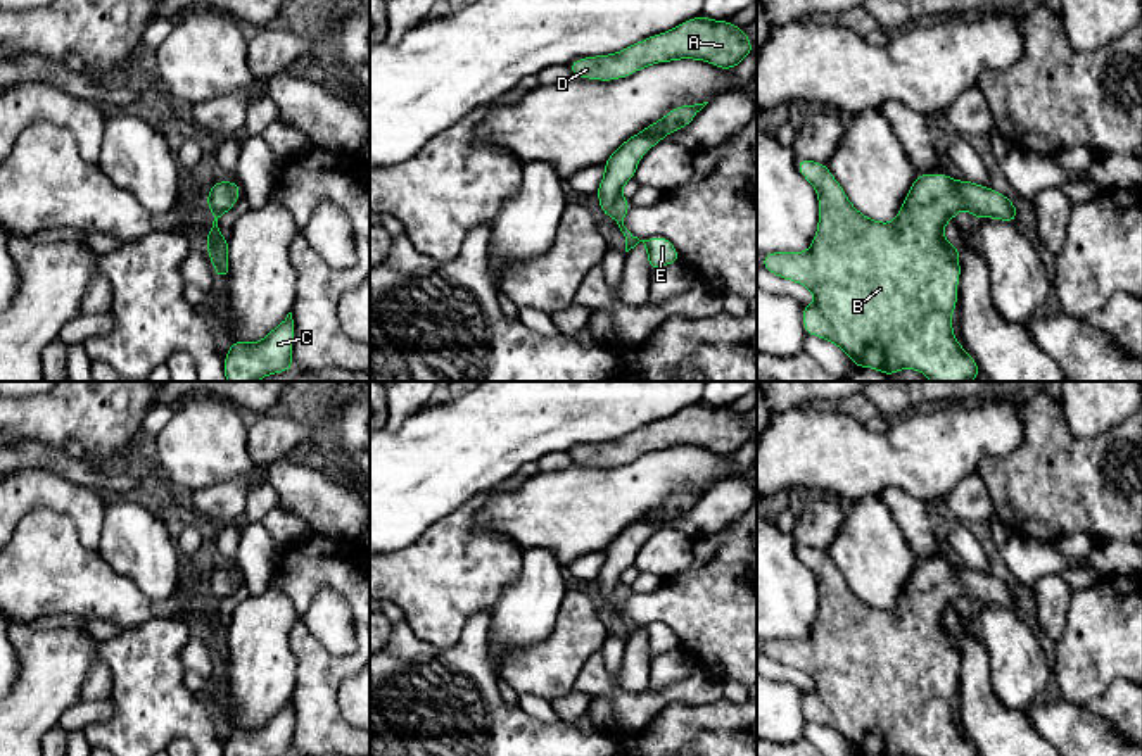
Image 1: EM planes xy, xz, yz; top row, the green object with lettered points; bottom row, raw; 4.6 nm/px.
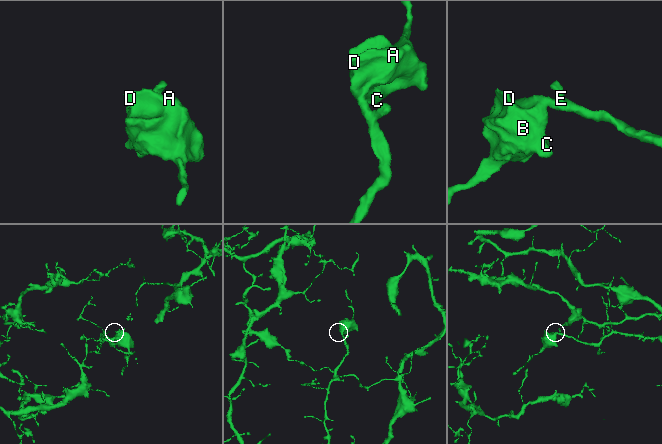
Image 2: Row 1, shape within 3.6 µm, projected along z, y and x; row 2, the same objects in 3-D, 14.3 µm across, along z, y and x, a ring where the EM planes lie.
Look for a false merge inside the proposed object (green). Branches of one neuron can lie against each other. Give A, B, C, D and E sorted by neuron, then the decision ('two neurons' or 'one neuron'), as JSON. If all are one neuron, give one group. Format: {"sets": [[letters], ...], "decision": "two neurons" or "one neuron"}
{"sets": [["A", "B", "C", "D", "E"]], "decision": "one neuron"}

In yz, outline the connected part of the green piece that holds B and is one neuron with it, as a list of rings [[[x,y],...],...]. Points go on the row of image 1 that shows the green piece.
[[[798,159],[796,167],[802,173],[802,176],[812,183],[812,186],[817,192],[817,198],[819,198],[819,224],[817,224],[814,242],[812,242],[810,249],[805,252],[765,254],[762,257],[762,268],[765,268],[767,271],[771,271],[772,274],[776,274],[779,278],[796,281],[796,283],[807,287],[814,293],[815,302],[812,306],[802,306],[803,328],[805,328],[807,335],[821,337],[824,340],[833,342],[852,359],[853,366],[872,368],[872,369],[885,373],[886,376],[891,376],[897,371],[905,369],[905,368],[921,371],[931,381],[973,381],[976,376],[980,376],[981,375],[980,366],[969,356],[969,352],[959,345],[959,342],[952,331],[952,311],[957,306],[957,283],[961,278],[961,266],[959,266],[959,245],[947,243],[947,238],[943,235],[943,226],[948,221],[952,221],[961,209],[968,209],[974,219],[993,217],[993,219],[1014,223],[1018,217],[1018,207],[1004,193],[999,193],[992,188],[971,183],[968,180],[955,181],[943,173],[917,174],[895,221],[893,223],[879,223],[879,221],[866,217],[862,212],[859,212],[852,205],[852,202],[848,200],[843,188],[834,180],[834,176],[829,173],[826,164],[814,162],[809,159]]]

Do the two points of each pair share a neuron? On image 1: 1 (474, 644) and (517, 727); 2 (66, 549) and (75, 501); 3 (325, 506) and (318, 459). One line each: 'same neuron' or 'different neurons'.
1: same neuron
2: different neurons
3: different neurons

